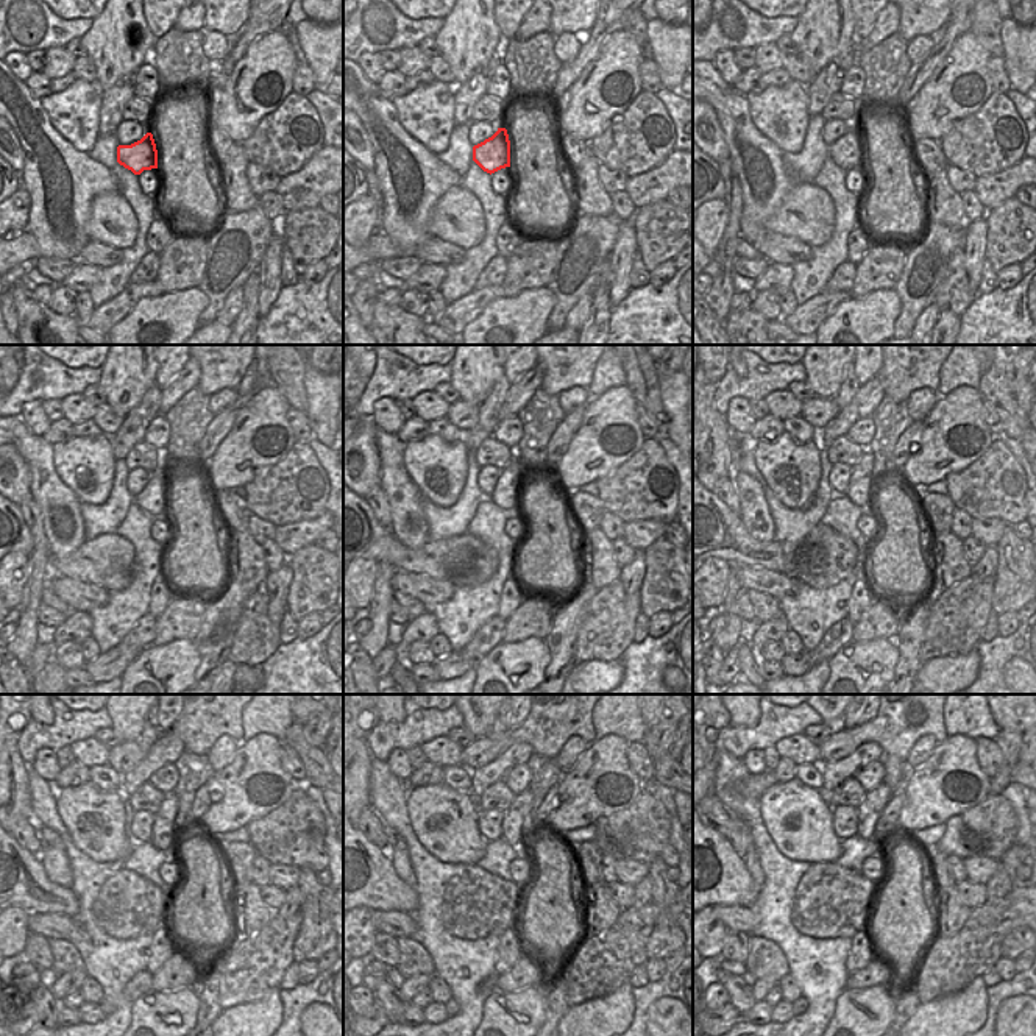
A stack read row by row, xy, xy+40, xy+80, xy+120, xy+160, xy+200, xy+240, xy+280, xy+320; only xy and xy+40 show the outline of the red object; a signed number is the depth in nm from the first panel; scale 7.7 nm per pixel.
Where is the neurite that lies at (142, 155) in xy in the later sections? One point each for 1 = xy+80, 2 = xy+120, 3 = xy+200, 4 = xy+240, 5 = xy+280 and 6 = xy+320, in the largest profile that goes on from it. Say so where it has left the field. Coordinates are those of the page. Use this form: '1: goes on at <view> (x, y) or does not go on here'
1: goes on at xy+80 (847, 152)
2: goes on at xy+120 (153, 498)
3: goes on at xy+200 (862, 482)
4: goes on at xy+240 (163, 837)
5: goes on at xy+280 (512, 832)
6: goes on at xy+320 (868, 813)

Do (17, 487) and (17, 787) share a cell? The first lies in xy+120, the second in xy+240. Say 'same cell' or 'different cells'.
same cell

